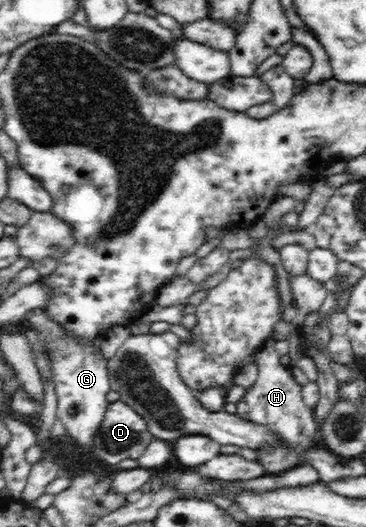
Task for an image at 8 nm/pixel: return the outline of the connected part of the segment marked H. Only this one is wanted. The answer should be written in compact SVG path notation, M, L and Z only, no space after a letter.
M273 339L267 340L254 357L258 365L258 379L247 389L242 400L236 403L236 415L260 425L266 425L267 431L275 435L278 445L264 445L256 449L258 463L267 475L275 475L292 470L305 463L305 454L315 447L314 438L319 435L319 423L314 417L313 408L308 408L302 398L302 385L294 380L290 366L283 362L277 353Z

